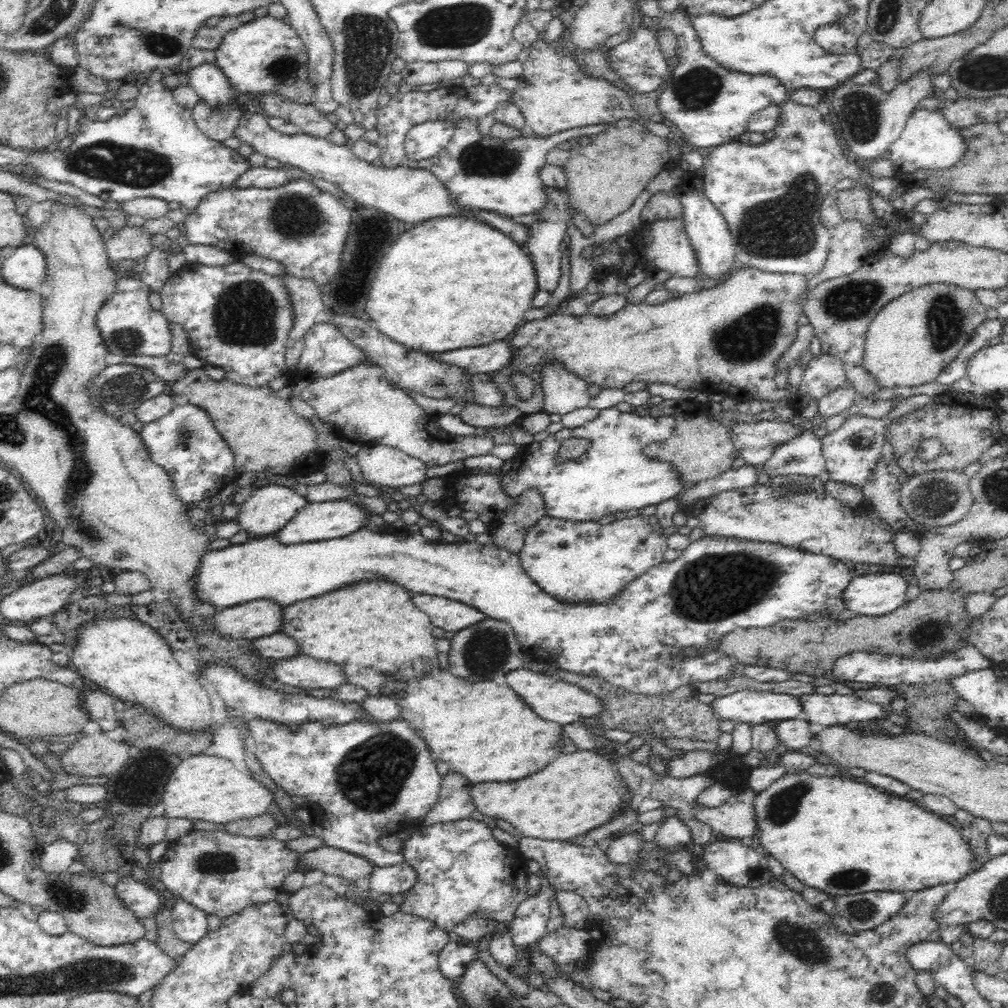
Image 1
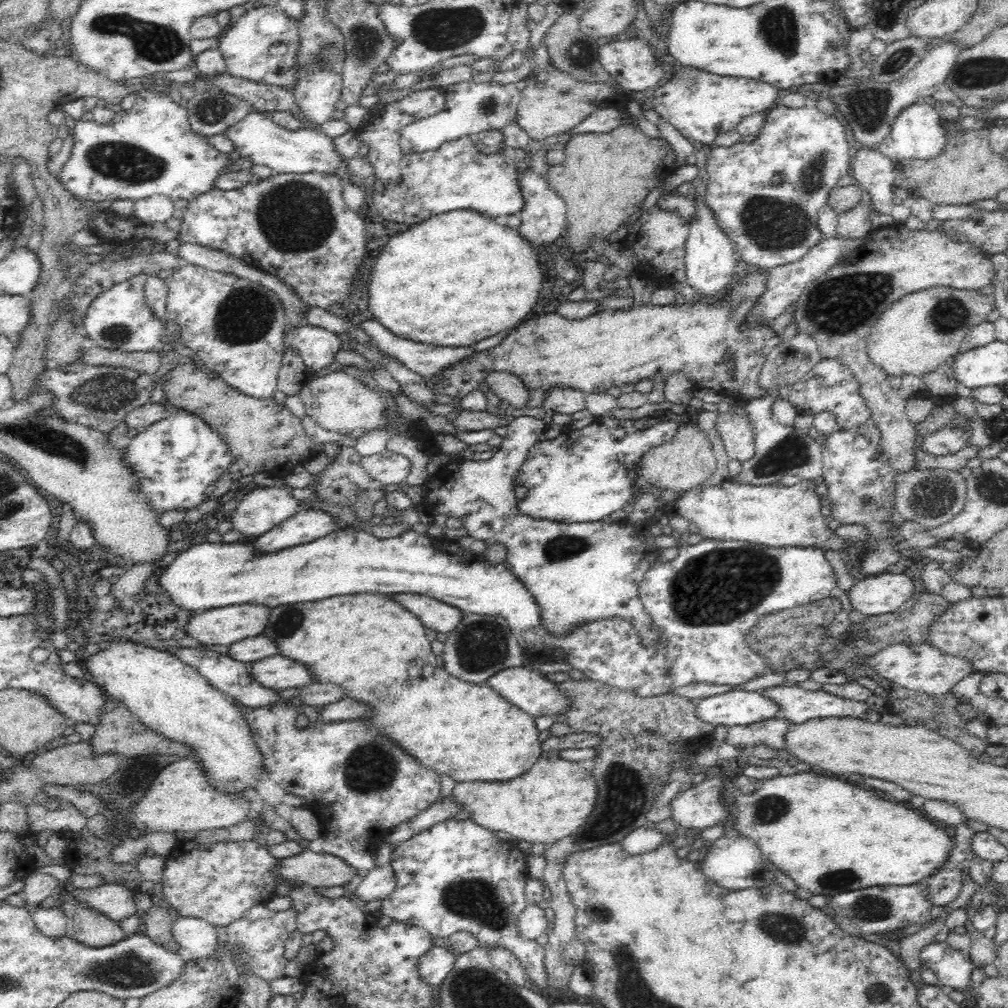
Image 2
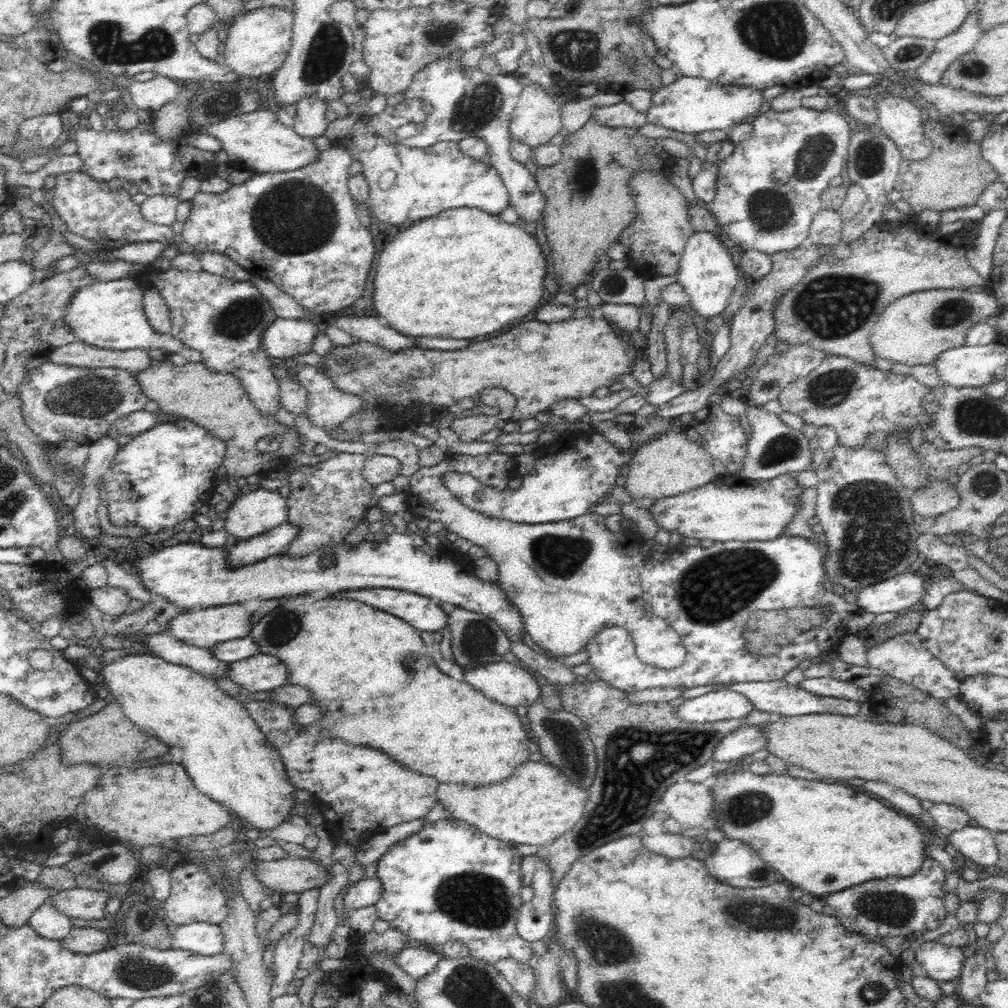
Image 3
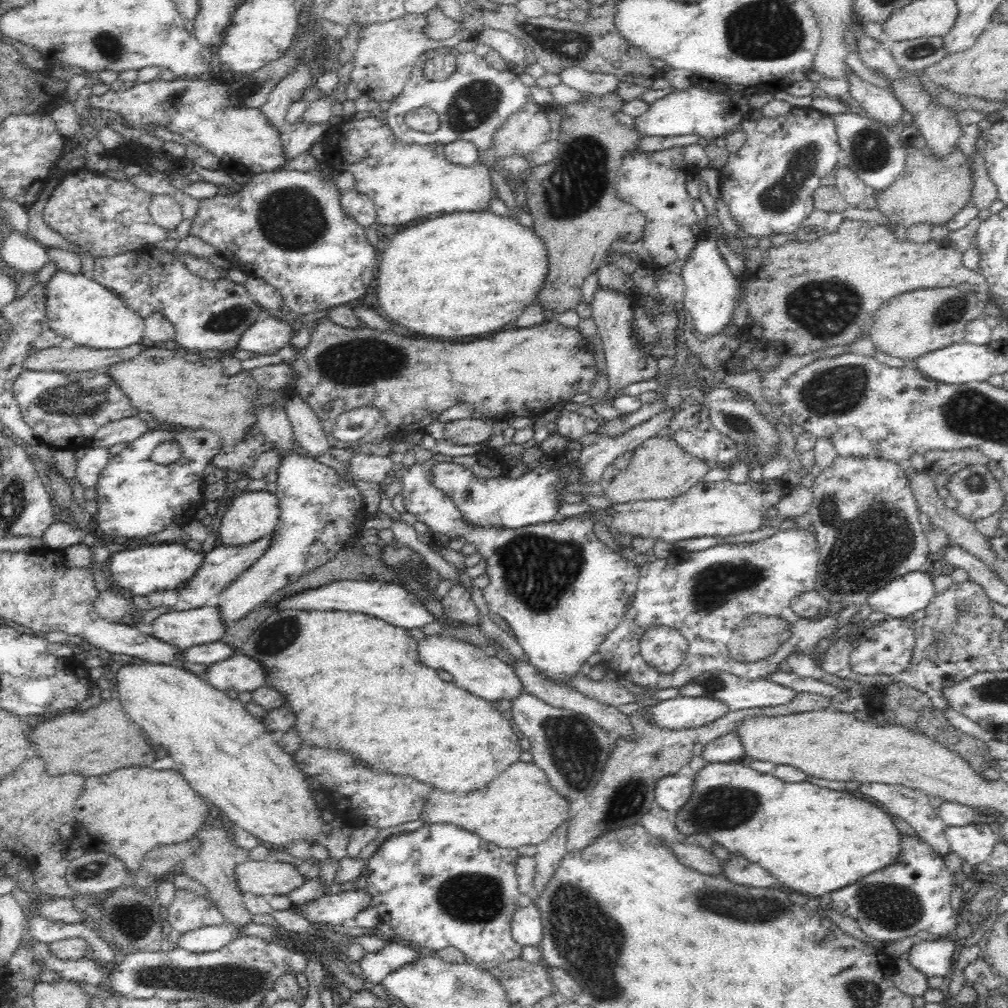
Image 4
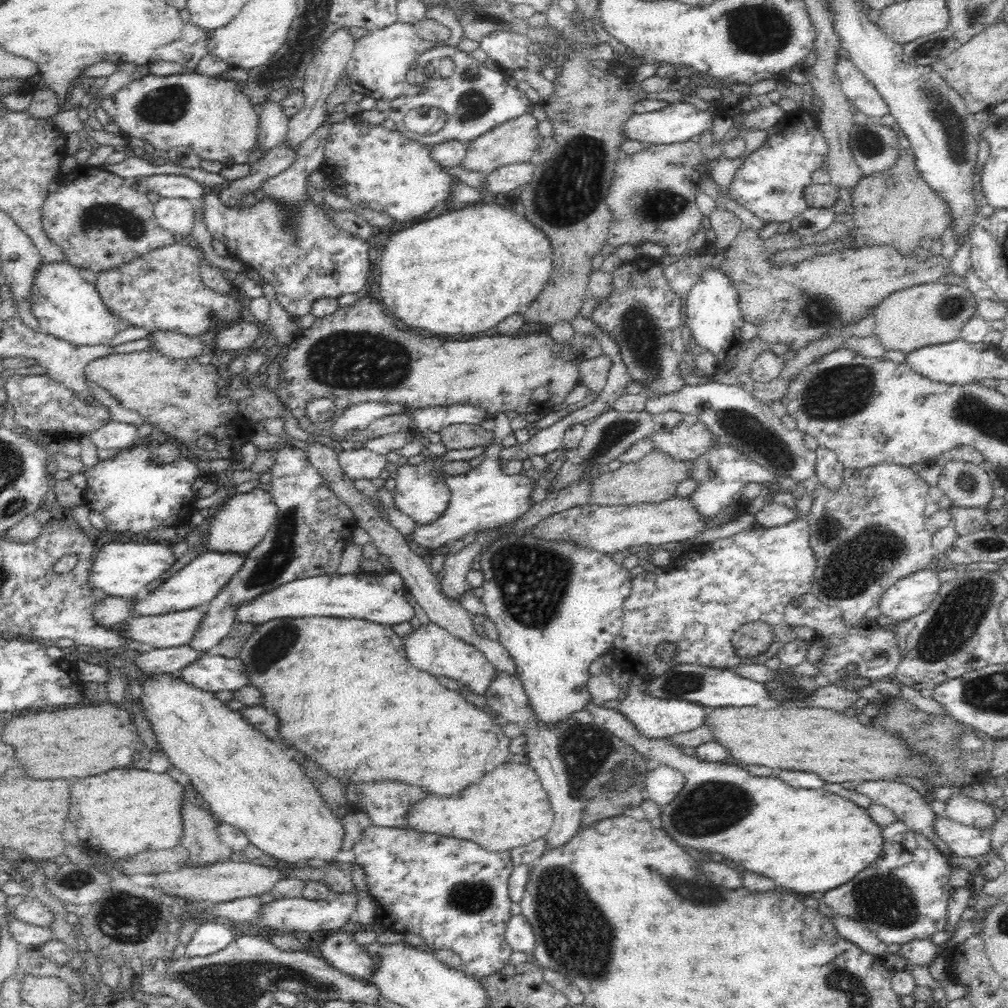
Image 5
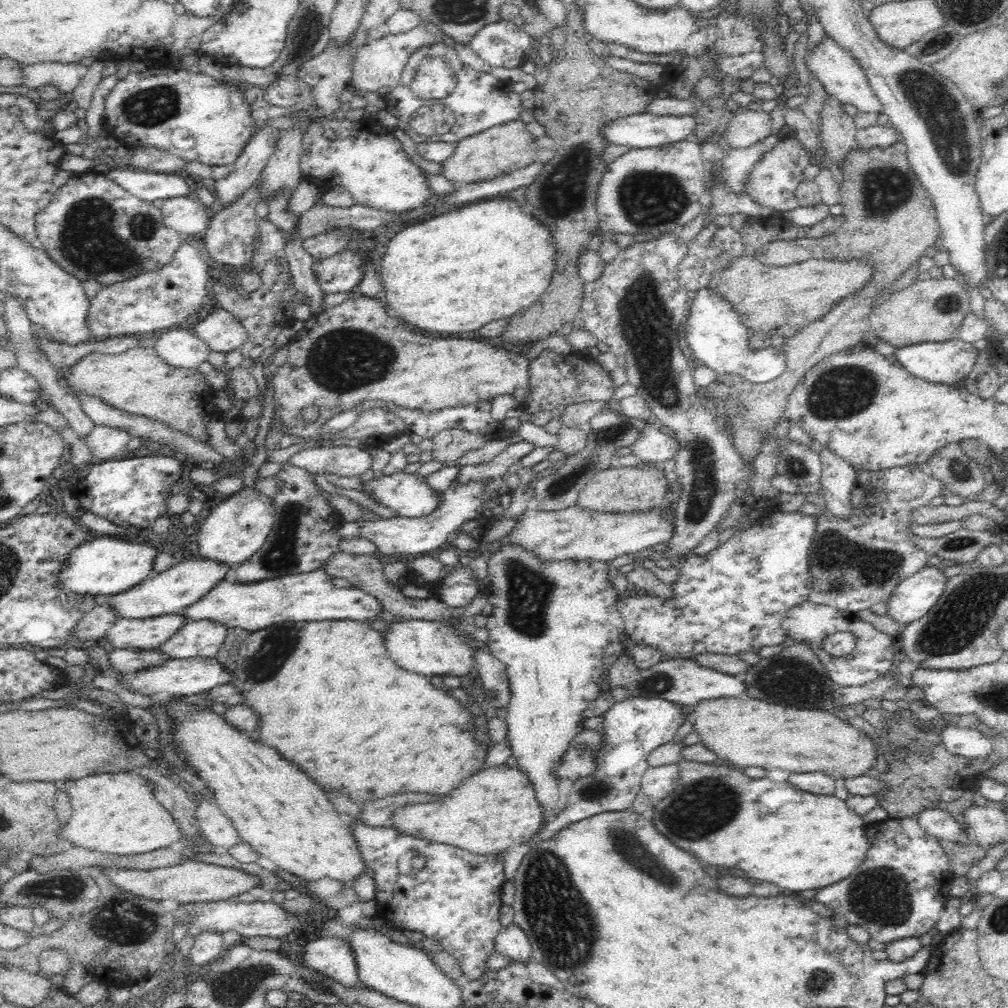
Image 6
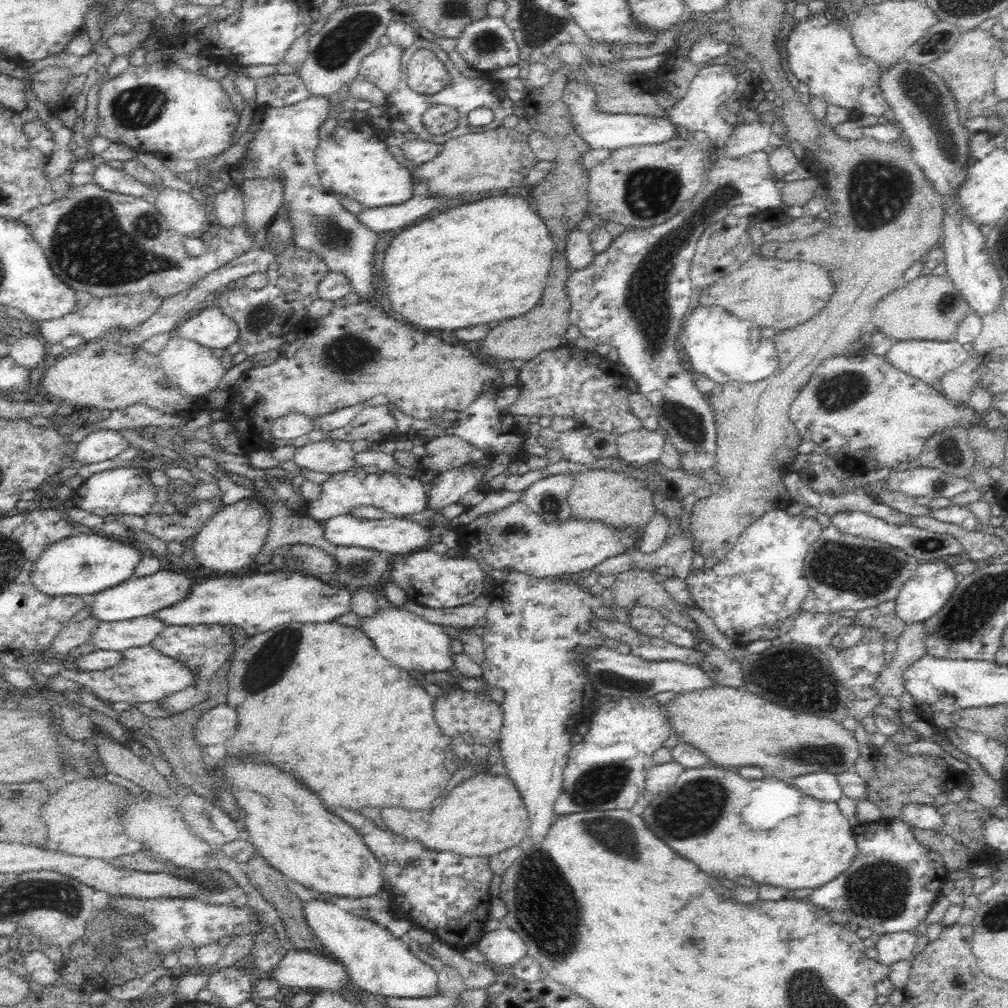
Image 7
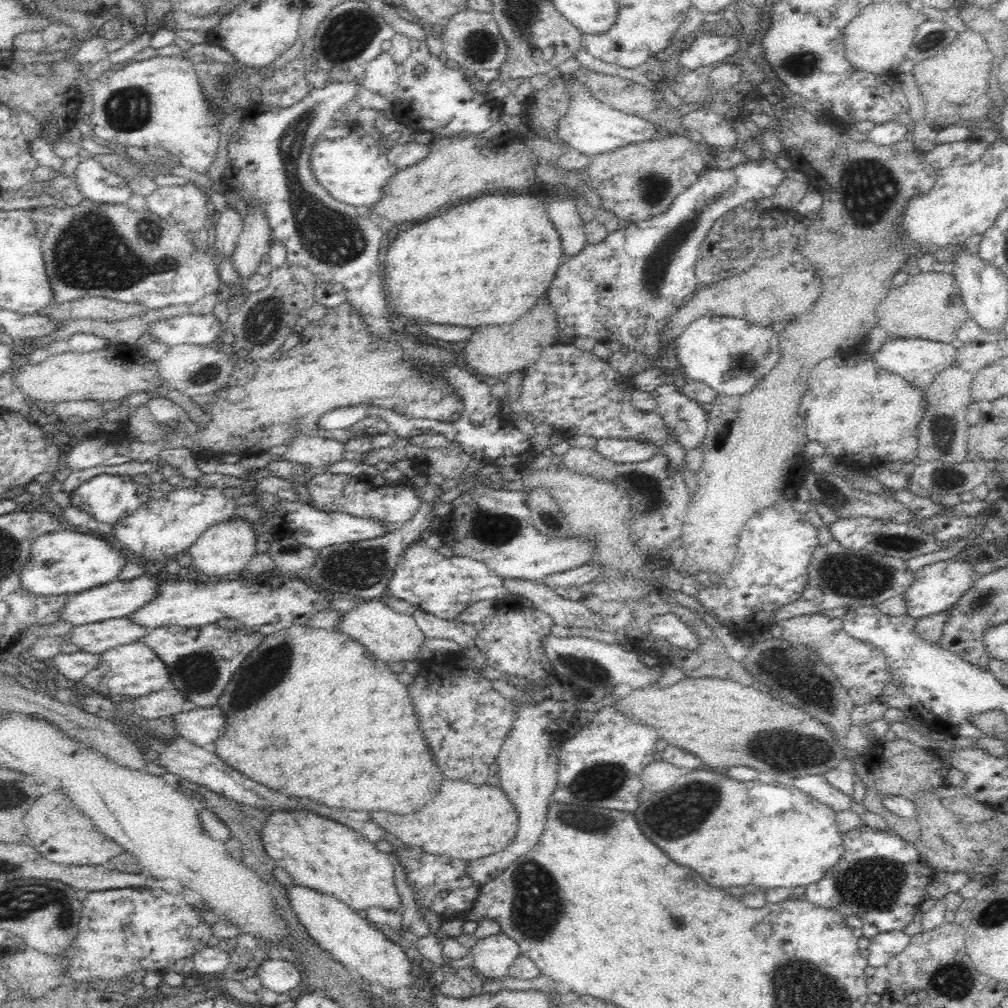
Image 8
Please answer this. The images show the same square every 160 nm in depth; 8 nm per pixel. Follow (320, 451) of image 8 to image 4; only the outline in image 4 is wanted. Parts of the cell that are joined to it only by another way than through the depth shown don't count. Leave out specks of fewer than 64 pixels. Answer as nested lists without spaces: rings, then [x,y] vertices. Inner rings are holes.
[[[370,452],[354,453],[348,464],[352,476],[360,481],[376,483],[382,483],[394,466],[388,455],[374,455]]]

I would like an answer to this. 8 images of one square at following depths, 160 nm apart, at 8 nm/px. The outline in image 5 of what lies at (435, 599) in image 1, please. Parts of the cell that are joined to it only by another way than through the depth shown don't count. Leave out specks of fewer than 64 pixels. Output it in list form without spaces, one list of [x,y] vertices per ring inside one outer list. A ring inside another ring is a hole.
[[[337,572],[312,576],[312,578],[294,580],[290,584],[282,584],[270,592],[264,592],[262,596],[254,598],[248,604],[240,604],[236,610],[235,620],[238,623],[259,625],[276,618],[333,616],[367,620],[391,627],[394,624],[408,622],[412,616],[415,616],[414,609],[405,598],[405,586],[403,579],[395,572],[385,576],[356,573],[341,576]]]

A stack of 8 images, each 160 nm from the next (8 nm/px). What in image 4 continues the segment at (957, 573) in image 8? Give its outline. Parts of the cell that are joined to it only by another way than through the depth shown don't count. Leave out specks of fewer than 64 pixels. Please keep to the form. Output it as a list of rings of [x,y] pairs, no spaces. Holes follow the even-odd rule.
[[[922,570],[910,572],[877,589],[867,601],[867,611],[902,619],[925,610],[937,596],[933,576]]]

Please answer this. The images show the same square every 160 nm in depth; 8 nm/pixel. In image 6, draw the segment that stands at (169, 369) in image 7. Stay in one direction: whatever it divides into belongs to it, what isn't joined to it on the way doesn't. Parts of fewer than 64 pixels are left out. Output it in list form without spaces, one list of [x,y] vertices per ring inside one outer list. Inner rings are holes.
[[[175,328],[159,334],[154,350],[157,355],[174,368],[192,370],[206,362],[210,347],[193,331]]]

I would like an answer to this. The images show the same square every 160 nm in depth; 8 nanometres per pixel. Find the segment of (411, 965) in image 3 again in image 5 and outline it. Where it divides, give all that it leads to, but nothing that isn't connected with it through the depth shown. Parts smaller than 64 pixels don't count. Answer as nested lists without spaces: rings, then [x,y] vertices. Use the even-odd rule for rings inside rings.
[[[342,930],[333,932],[319,946],[317,955],[336,970],[359,981],[368,982],[375,969],[377,956],[372,956],[354,941],[354,933]]]

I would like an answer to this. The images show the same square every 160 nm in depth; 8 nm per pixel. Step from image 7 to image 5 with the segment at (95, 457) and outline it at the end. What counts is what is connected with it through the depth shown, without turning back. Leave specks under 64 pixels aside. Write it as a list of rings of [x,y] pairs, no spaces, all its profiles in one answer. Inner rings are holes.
[[[110,421],[98,430],[92,431],[90,440],[100,450],[128,449],[138,440],[135,425],[117,421]]]

